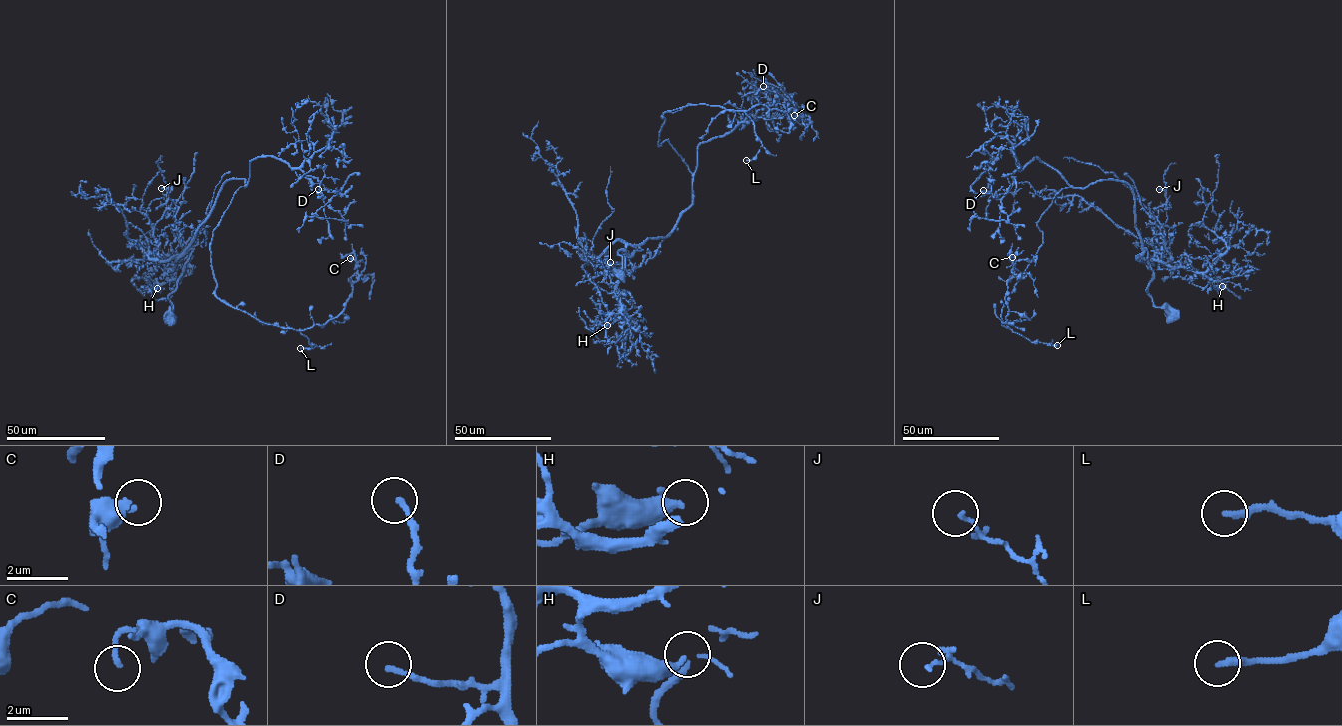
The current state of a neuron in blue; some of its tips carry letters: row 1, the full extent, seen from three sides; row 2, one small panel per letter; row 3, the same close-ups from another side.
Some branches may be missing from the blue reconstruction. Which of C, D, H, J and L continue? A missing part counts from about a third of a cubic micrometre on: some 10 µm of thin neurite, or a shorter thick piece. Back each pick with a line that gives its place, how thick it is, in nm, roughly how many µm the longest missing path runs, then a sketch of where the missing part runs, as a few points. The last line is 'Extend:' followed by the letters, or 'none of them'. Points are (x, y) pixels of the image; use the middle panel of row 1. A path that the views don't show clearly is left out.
D: (763, 86) | 170 nm | 4 µm
L: (746, 160) | 240 nm | 6 µm
Extend: D, L

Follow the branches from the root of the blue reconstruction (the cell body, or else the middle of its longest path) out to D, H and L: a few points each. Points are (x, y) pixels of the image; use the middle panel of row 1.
D: (619, 274), (617, 251), (631, 256), (672, 230), (692, 202), (697, 147), (763, 109), (763, 86)
H: (619, 274), (617, 251), (631, 256), (640, 248), (625, 249), (617, 287), (621, 310), (600, 323), (607, 325)
L: (619, 274), (617, 251), (692, 202), (658, 144), (665, 112), (743, 111), (762, 144), (746, 160)

